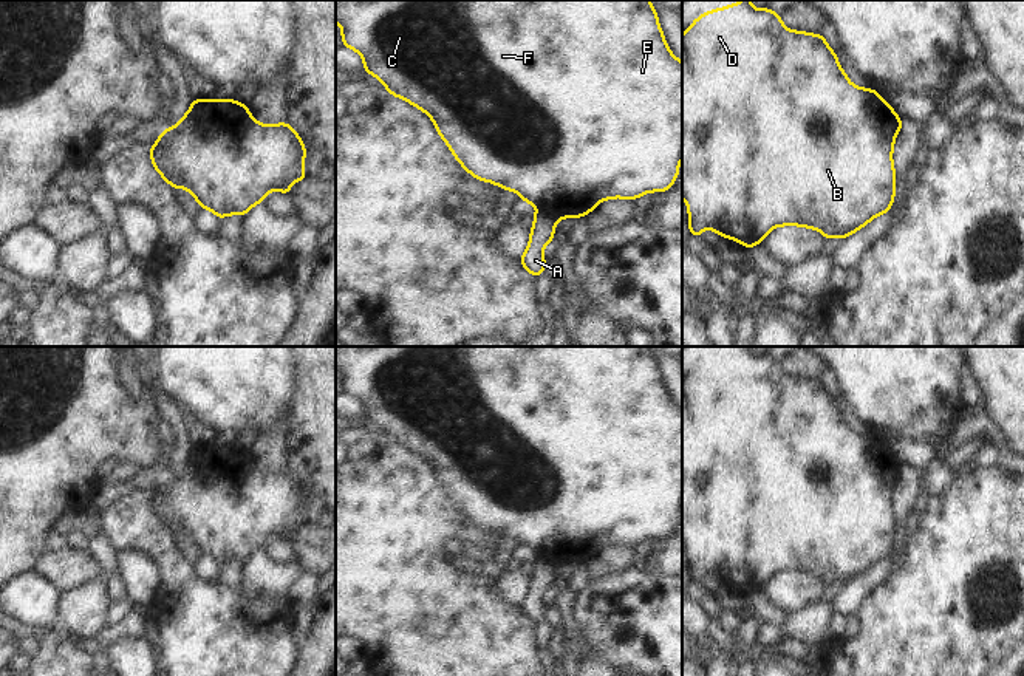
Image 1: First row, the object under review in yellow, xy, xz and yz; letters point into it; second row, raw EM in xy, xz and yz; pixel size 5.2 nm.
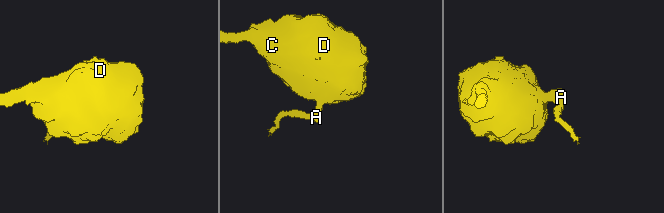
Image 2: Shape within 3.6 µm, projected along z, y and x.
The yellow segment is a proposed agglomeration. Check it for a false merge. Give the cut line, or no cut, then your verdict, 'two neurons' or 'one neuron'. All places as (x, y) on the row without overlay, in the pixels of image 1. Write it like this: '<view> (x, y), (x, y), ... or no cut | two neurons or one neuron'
xz (537, 549), (565, 549), (577, 562) | two neurons

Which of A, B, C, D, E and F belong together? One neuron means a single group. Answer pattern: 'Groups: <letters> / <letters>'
Groups: A / B C D E F

